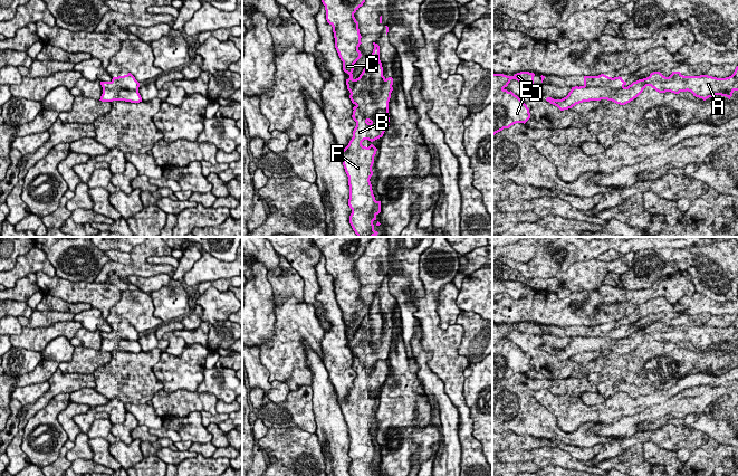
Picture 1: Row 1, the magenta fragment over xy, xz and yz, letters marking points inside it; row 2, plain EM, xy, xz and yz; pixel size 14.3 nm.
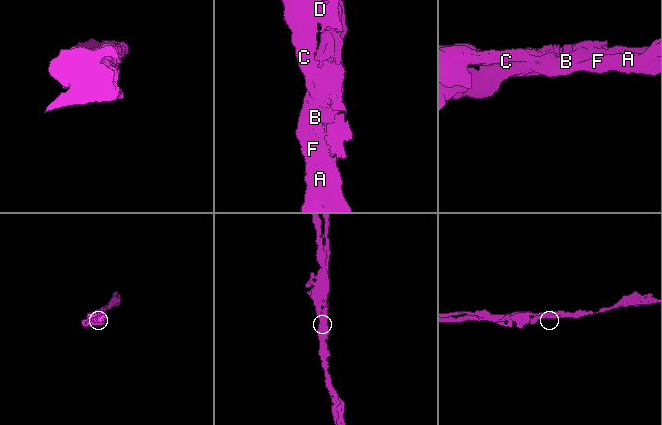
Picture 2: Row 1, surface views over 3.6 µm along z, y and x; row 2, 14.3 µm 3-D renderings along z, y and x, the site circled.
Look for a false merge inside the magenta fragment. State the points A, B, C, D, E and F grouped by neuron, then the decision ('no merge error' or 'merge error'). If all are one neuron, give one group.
A B E F / C D | merge error

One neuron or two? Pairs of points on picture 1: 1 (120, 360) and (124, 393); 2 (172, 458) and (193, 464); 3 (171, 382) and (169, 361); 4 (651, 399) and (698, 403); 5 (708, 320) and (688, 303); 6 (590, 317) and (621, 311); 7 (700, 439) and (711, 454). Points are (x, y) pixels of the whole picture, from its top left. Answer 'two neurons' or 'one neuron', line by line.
1: one neuron
2: two neurons
3: one neuron
4: two neurons
5: two neurons
6: one neuron
7: two neurons

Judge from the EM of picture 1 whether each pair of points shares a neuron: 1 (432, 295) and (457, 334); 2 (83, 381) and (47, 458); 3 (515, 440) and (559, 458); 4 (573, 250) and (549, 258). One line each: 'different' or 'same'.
1: same
2: different
3: different
4: same

